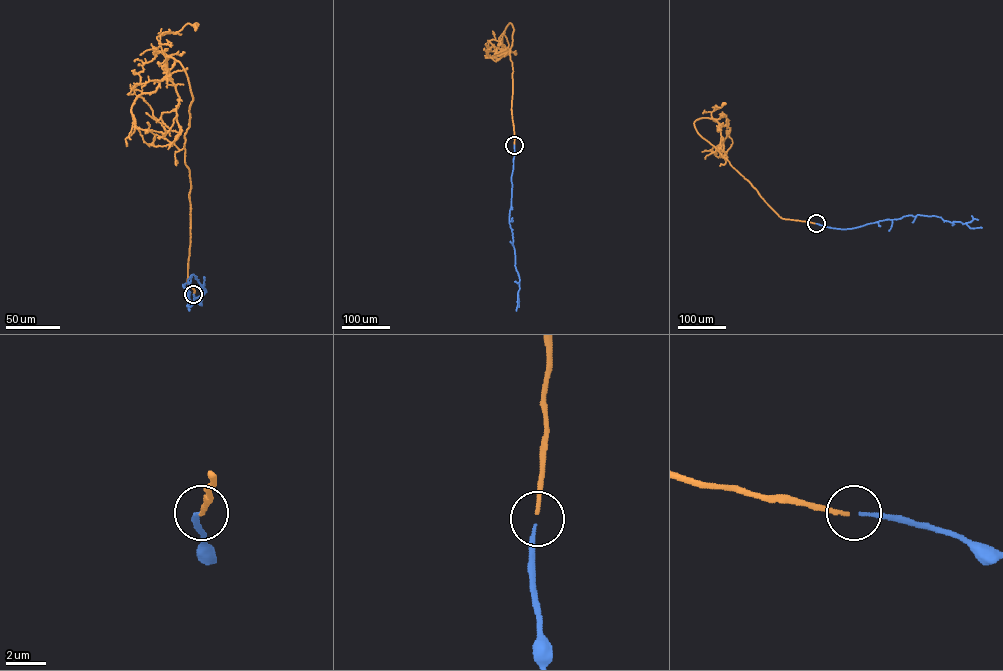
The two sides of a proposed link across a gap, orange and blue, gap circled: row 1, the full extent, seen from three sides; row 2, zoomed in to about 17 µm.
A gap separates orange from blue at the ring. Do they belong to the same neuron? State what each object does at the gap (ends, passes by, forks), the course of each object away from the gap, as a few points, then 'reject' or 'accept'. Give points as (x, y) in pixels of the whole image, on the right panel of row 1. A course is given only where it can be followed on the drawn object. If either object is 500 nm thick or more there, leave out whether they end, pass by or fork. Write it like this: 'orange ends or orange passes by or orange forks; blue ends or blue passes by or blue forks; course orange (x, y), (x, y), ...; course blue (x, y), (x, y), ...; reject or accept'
orange ends; blue ends; course orange (816, 223), (780, 217), (751, 184), (699, 134), (694, 122), (702, 118), (712, 118), (711, 112), (724, 103); course blue (816, 223), (850, 229), (919, 214), (960, 222), (972, 228), (981, 227); accept

